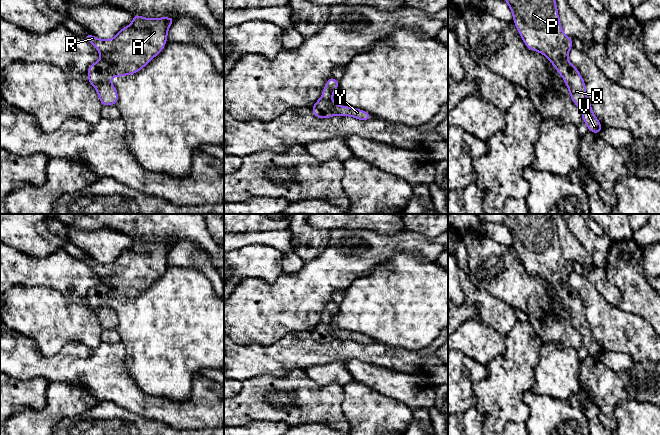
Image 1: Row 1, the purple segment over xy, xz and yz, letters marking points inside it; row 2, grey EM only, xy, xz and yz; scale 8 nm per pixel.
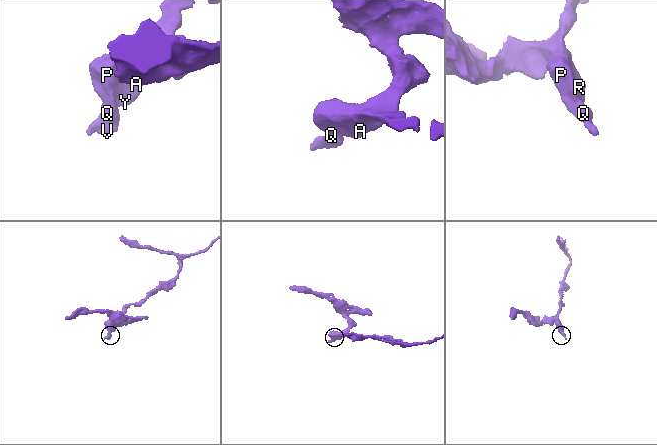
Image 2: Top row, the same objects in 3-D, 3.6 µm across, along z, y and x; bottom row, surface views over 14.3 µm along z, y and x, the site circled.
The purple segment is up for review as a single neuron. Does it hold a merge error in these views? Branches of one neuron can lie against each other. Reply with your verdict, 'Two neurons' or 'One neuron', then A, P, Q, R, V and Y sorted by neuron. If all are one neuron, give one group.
One neuron. Groups: A P Q R V Y

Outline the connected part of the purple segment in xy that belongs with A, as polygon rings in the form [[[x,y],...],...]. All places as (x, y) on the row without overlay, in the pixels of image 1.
[[[134,238],[132,247],[122,252],[112,263],[98,263],[89,256],[83,260],[101,280],[98,286],[89,289],[87,297],[88,305],[97,314],[102,330],[116,329],[118,326],[118,316],[110,302],[135,298],[151,286],[163,274],[169,251],[174,245],[174,241],[143,242],[139,238]]]

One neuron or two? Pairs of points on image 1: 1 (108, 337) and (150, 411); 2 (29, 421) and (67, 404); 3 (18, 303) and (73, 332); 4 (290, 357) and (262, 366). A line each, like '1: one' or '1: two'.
1: two
2: one
3: one
4: one

